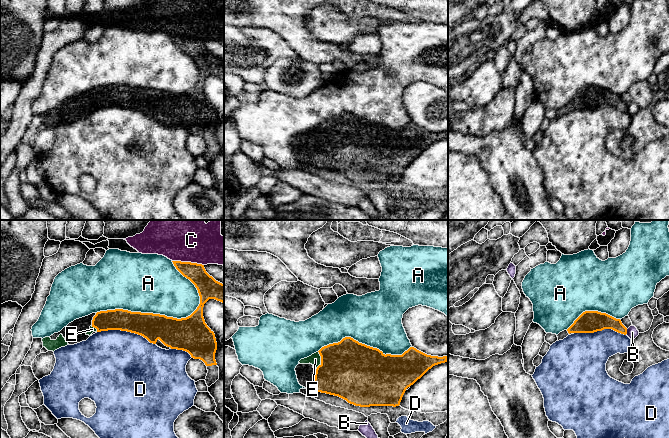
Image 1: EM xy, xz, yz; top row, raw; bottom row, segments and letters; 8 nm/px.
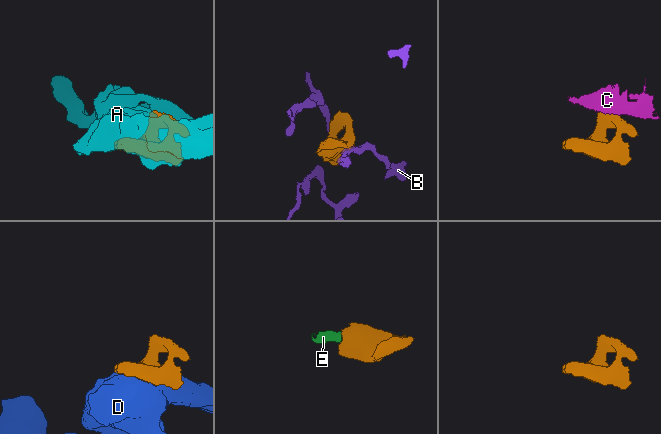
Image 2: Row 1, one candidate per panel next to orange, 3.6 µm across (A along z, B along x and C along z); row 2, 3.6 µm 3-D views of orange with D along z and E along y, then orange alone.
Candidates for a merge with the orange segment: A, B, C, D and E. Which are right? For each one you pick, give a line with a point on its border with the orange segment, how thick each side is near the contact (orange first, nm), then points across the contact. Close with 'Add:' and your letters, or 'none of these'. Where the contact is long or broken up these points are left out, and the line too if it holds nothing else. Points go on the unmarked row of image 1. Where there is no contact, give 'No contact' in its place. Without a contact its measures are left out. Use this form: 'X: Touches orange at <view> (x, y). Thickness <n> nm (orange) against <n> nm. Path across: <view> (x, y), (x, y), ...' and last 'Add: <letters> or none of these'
E: Touches orange at xz (321, 136). Thickness 460 nm (orange) against 100 nm. Path across: xz (350, 146), (321, 136), (315, 135)
Add: E

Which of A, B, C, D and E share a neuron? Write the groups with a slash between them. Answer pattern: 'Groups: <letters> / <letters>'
Groups: A / B / C / D / E

